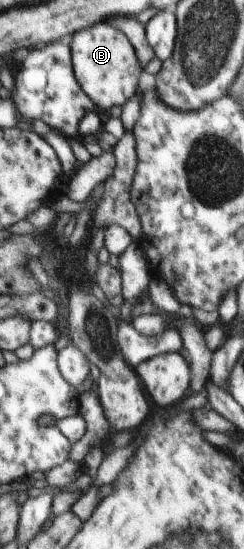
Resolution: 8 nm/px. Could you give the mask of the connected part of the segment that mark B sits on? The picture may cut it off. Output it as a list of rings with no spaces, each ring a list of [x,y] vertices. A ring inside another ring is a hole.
[[[103,21],[78,31],[69,39],[72,47],[74,70],[81,84],[81,87],[89,94],[89,97],[97,104],[99,111],[109,111],[113,107],[120,105],[123,107],[131,98],[138,94],[139,79],[145,69],[142,67],[141,60],[136,52],[136,47],[132,40],[125,35],[119,28],[107,24]]]

